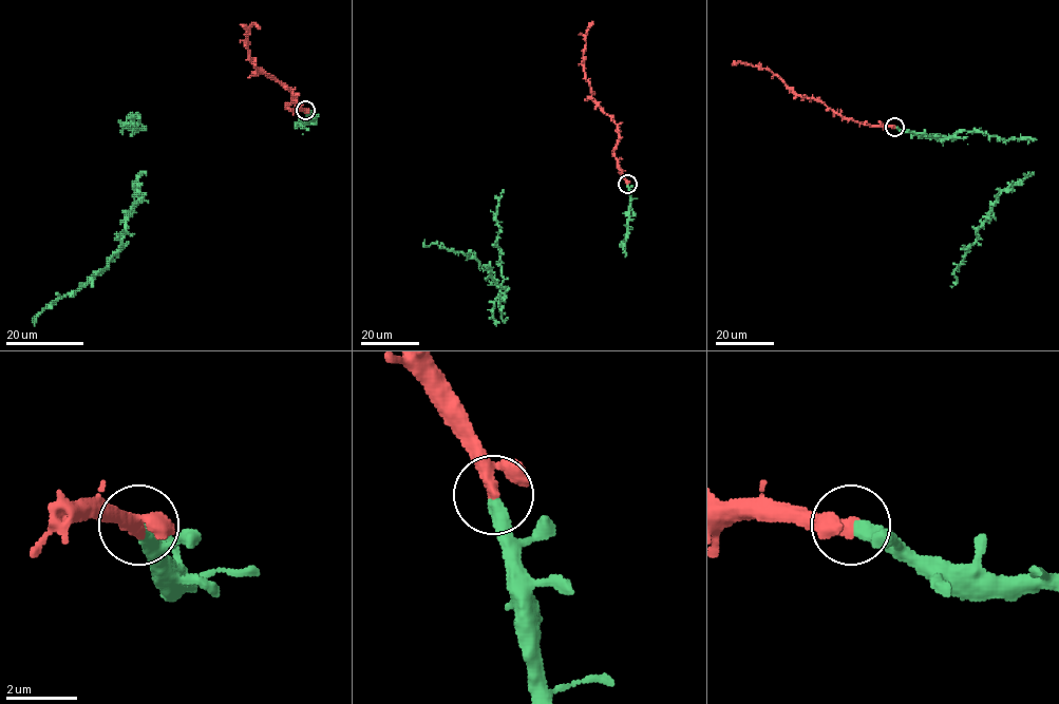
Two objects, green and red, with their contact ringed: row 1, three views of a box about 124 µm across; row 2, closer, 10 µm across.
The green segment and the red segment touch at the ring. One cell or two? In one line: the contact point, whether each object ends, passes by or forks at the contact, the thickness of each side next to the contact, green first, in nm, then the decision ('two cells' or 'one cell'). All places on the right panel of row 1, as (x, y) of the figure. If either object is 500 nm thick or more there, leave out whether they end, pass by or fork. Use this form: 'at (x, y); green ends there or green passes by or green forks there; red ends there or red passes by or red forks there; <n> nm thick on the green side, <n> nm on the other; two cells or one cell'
at (894, 127); green ends there; red passes by; 400 nm thick on the green side, 280 nm on the other; one cell

